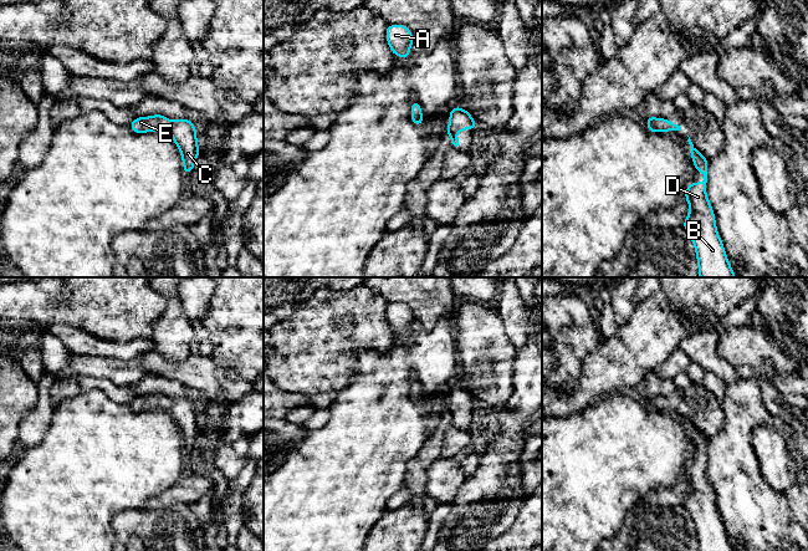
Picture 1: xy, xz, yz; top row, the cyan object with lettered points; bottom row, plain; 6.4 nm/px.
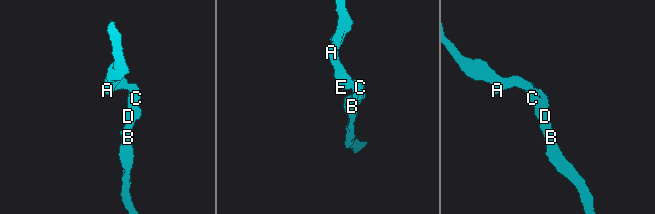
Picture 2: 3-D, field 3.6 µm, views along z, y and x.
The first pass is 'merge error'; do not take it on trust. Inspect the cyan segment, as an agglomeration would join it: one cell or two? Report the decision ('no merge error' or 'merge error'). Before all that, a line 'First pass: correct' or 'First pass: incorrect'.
First pass: correct
merge error

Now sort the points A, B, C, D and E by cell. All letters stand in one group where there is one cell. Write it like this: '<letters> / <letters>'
A E / B C D

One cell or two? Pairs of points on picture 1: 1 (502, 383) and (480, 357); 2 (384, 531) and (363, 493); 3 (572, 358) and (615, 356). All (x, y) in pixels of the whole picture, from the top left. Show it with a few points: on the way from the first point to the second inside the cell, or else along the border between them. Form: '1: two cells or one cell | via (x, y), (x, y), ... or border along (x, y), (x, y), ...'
1: one cell | via (496, 377), (487, 368), (486, 363)
2: two cells | border along (384, 514), (366, 537)
3: two cells | border along (604, 340), (583, 360), (582, 372), (576, 384)

